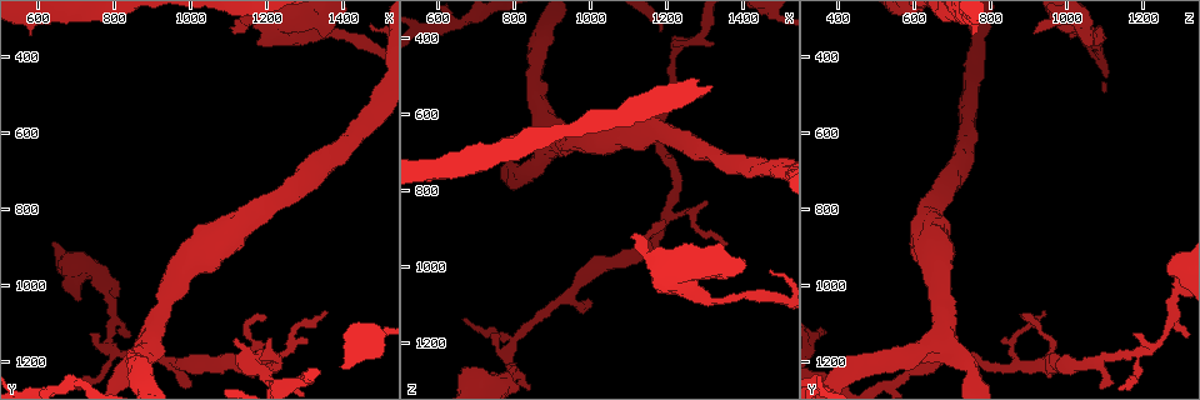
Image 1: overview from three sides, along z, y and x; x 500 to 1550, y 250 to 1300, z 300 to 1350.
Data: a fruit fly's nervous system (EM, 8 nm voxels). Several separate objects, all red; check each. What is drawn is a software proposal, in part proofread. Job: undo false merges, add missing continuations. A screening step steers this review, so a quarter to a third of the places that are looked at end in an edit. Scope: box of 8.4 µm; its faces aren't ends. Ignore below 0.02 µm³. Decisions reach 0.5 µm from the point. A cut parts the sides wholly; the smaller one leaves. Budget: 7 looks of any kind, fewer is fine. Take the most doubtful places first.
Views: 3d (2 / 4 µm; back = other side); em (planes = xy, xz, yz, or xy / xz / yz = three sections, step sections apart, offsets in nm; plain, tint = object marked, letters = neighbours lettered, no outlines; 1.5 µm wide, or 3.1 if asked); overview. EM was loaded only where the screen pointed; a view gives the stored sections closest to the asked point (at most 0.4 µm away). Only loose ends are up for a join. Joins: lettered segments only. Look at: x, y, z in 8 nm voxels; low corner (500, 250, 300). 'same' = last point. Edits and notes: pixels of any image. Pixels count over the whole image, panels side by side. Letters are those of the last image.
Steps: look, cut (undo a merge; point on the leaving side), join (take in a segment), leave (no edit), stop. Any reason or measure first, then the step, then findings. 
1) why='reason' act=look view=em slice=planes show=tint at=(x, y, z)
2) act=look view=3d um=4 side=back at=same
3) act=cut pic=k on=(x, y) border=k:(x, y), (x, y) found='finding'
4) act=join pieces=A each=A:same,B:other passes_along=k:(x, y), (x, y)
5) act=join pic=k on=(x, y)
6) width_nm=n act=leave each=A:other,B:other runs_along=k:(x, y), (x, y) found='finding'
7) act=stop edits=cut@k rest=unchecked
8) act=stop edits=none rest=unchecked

why='an open end' act=look view=em slice=planes show=tint at=(1130, 345, 920)

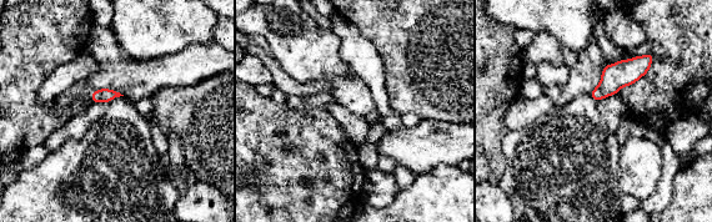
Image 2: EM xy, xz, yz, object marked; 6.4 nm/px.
act=look view=em slice=planes show=letters at=same

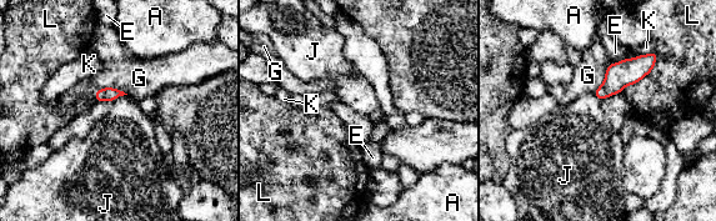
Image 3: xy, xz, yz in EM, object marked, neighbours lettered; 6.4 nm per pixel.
act=leave each=A:other,E:other,G:other,J:other,K:other,L:other found='none of them fits'

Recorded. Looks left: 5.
why='tapers out' act=look view=em slice=planes show=letters at=(745, 1130, 1180)

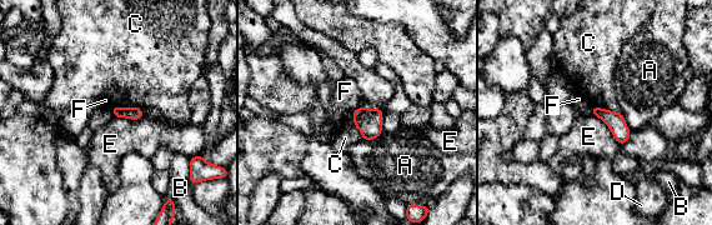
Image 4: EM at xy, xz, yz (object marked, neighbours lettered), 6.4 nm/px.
width_nm=90 act=leave each=A:other,B:other,C:other,D:other,E:other,F:other border=4:(591, 113), (608, 128), (618, 144) found='none of them fits'

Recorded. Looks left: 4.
why='an open end' act=look view=em slice=yz step=8 show=letters at=(585, 345, 750)

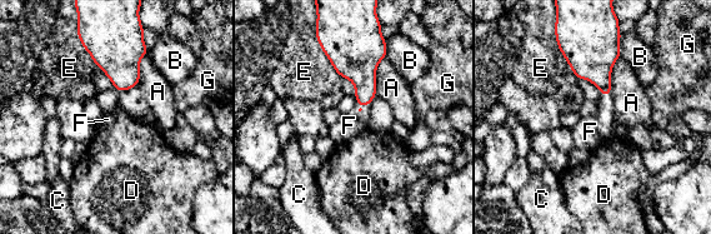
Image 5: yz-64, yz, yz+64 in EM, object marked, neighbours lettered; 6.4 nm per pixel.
act=join pieces=F each=A:other,B:other,C:other,D:other,E:other,F:same,G:other found='it goes on there'

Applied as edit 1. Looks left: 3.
act=stop edits=join@5 rest=unchecked

